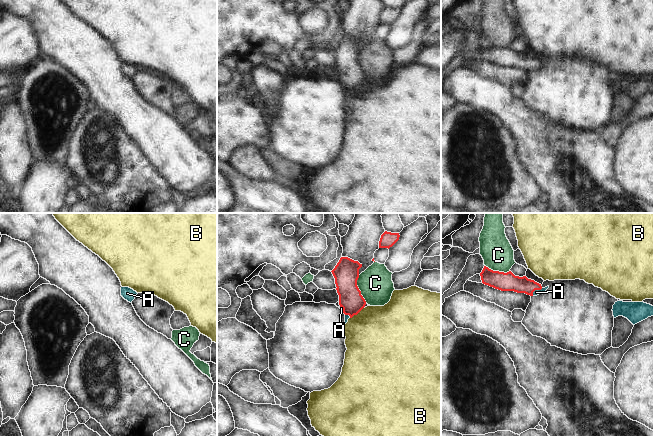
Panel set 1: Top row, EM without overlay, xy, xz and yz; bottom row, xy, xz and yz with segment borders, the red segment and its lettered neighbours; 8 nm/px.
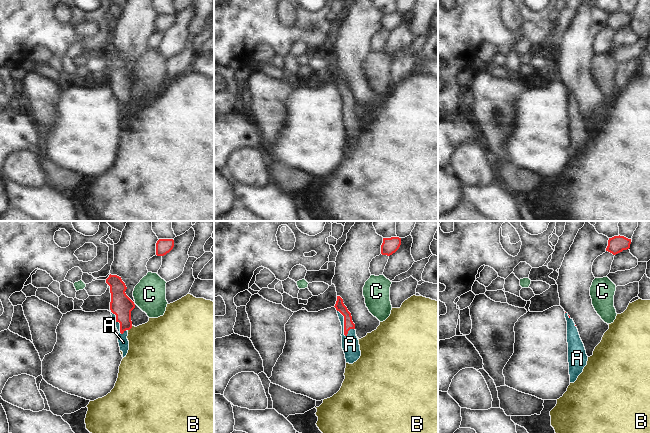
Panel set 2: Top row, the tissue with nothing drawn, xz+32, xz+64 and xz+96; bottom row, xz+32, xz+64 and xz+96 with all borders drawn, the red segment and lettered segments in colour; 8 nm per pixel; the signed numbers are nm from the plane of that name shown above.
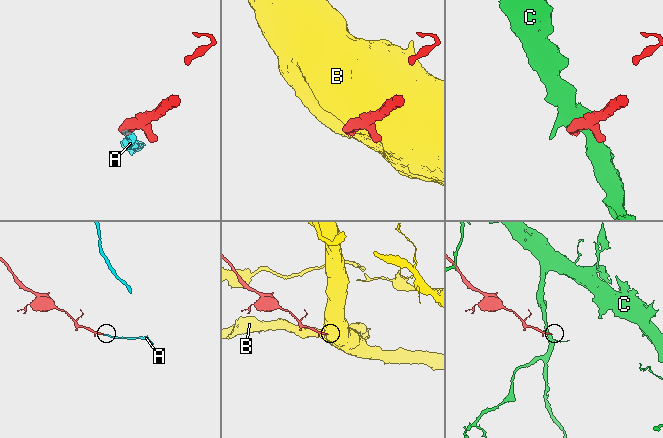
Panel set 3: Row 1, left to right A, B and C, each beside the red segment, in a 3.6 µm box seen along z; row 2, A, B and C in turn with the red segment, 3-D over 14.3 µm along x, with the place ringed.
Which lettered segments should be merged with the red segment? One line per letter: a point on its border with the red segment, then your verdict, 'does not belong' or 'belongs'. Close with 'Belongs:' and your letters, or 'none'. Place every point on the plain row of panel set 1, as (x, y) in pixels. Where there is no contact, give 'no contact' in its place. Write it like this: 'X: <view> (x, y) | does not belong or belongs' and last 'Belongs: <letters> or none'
A: yz (536, 65) | belongs
B: xz (356, 90) | does not belong
C: xz (358, 65) | does not belong
Belongs: A

